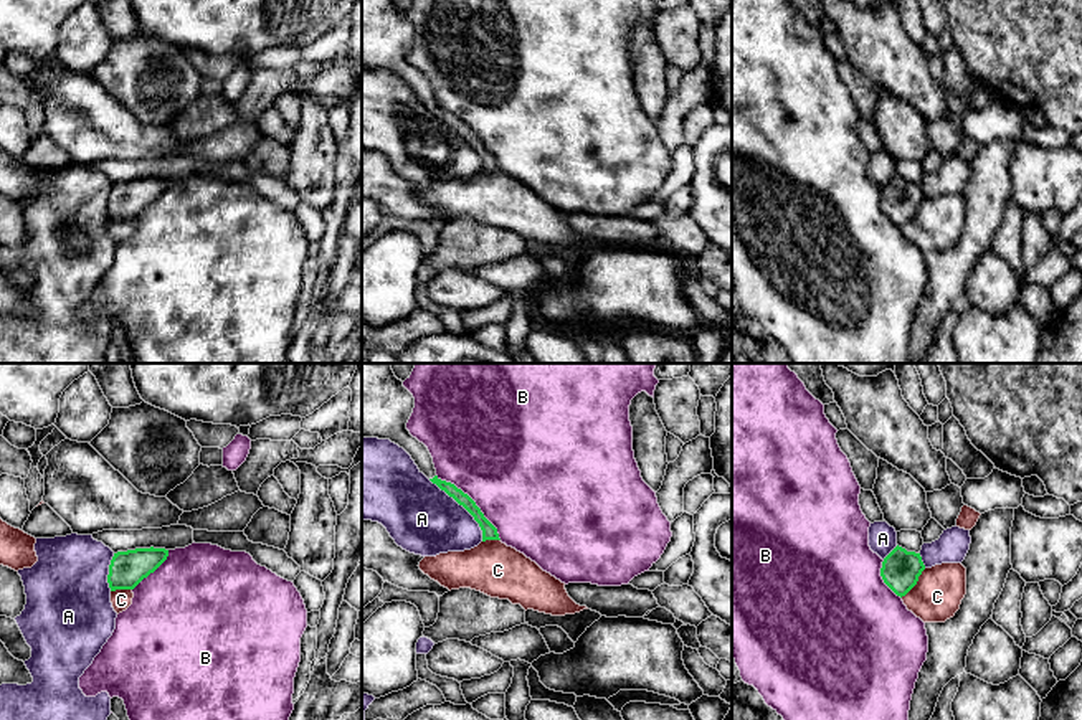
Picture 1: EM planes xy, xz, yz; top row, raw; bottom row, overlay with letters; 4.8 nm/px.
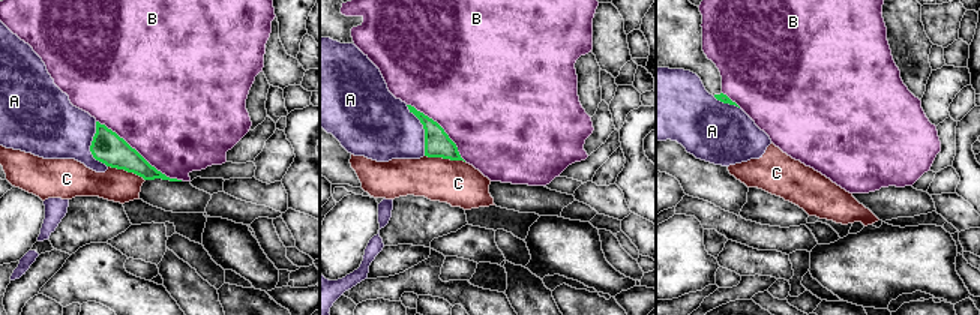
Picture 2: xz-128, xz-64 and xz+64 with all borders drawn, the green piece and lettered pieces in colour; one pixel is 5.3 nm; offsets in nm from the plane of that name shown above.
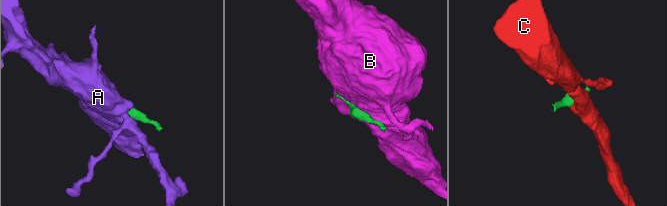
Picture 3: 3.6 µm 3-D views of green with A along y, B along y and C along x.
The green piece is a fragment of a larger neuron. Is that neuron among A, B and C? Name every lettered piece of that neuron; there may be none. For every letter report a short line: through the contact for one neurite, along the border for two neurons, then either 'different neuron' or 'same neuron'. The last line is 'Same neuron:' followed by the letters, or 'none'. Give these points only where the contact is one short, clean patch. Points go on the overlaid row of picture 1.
A: different neuron
B: different neuron
C: yz (925, 568), (919, 580), (901, 596) | different neuron
Same neuron: none

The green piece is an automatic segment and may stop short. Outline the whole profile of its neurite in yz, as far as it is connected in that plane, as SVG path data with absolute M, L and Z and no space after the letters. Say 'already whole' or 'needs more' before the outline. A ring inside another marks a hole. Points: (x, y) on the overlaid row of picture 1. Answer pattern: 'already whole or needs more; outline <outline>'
already whole; outline M895 547L882 561L880 576L897 594L905 596L918 581L925 570L920 553Z

